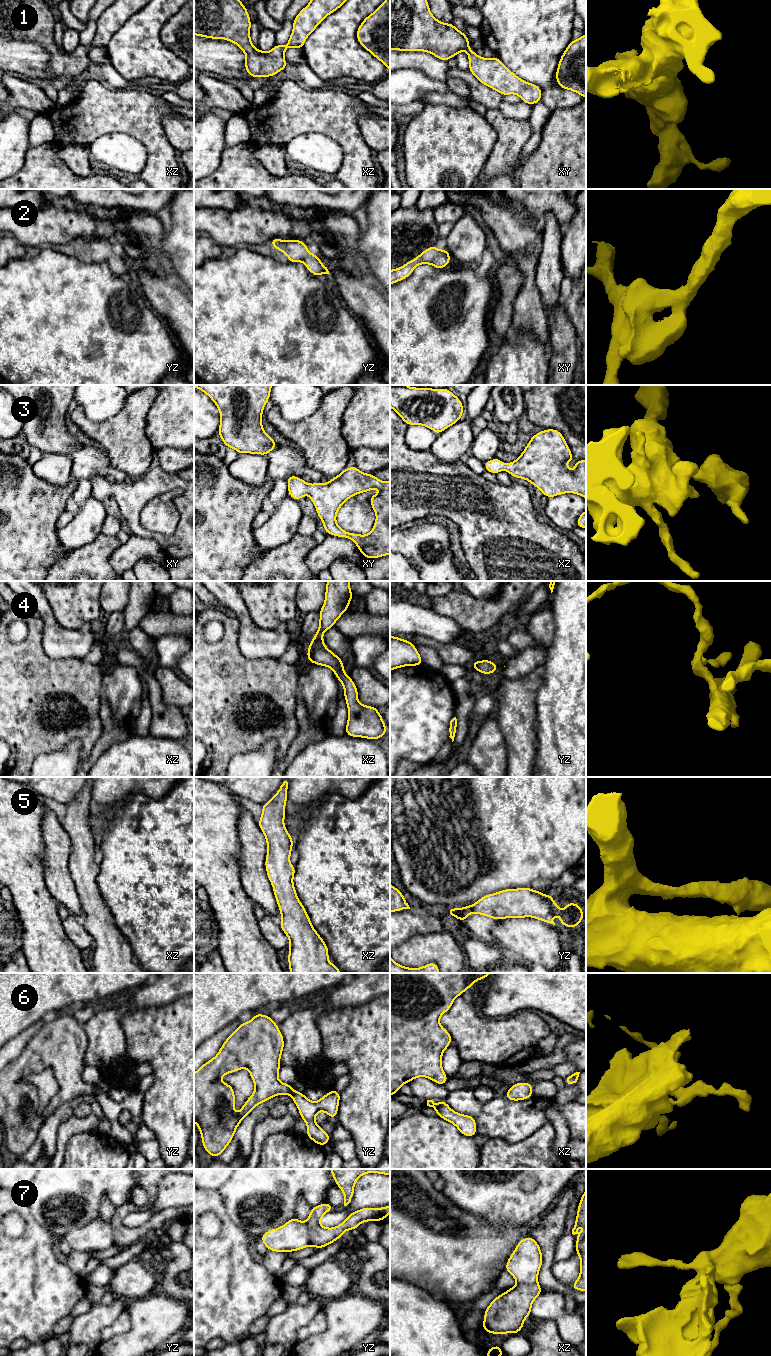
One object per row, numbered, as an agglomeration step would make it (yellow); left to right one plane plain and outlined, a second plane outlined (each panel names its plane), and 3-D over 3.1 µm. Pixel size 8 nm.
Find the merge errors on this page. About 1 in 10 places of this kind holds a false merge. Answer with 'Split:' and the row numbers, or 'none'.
Split: 7

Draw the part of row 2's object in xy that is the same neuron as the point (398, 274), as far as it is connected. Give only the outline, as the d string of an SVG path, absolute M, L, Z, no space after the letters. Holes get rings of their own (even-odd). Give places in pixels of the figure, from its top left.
M434 244L400 268L390 270L390 285L409 277L420 264L431 264L437 269L444 269L450 263L450 259L447 248L438 250Z

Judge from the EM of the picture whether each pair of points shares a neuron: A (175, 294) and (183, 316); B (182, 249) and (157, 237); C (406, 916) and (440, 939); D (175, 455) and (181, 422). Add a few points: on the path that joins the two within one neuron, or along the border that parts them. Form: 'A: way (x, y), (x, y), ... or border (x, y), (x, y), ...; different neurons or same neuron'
A: way (175, 299), (175, 308), (178, 311); same neuron
B: border (166, 232), (164, 242); different neurons
C: border (444, 929), (438, 932), (414, 934), (408, 940); different neurons
D: border (183, 449), (161, 447), (156, 451); different neurons

